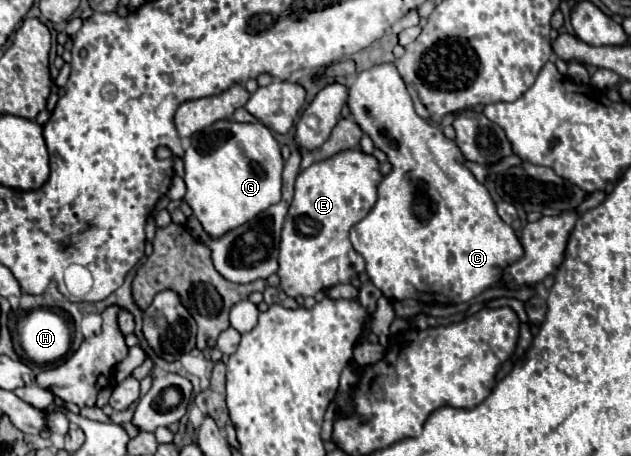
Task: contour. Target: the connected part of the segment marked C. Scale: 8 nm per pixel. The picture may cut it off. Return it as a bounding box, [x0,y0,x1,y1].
[348,63,522,305]

